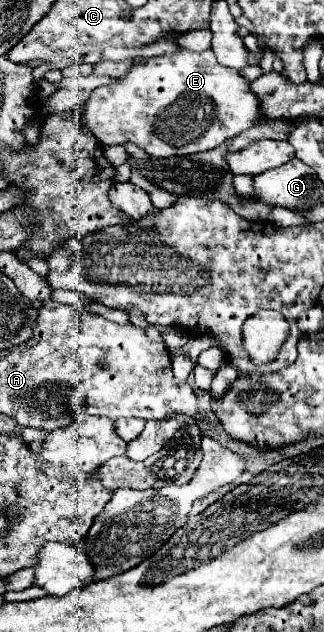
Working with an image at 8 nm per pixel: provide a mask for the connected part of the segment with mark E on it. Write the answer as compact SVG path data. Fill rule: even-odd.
M181 48L169 56L149 58L143 66L135 64L119 82L93 90L87 100L85 118L91 132L97 132L97 140L105 146L133 142L153 158L171 158L211 150L259 124L259 100L249 92L249 80L245 80L237 70L217 64L213 50L191 52Z

